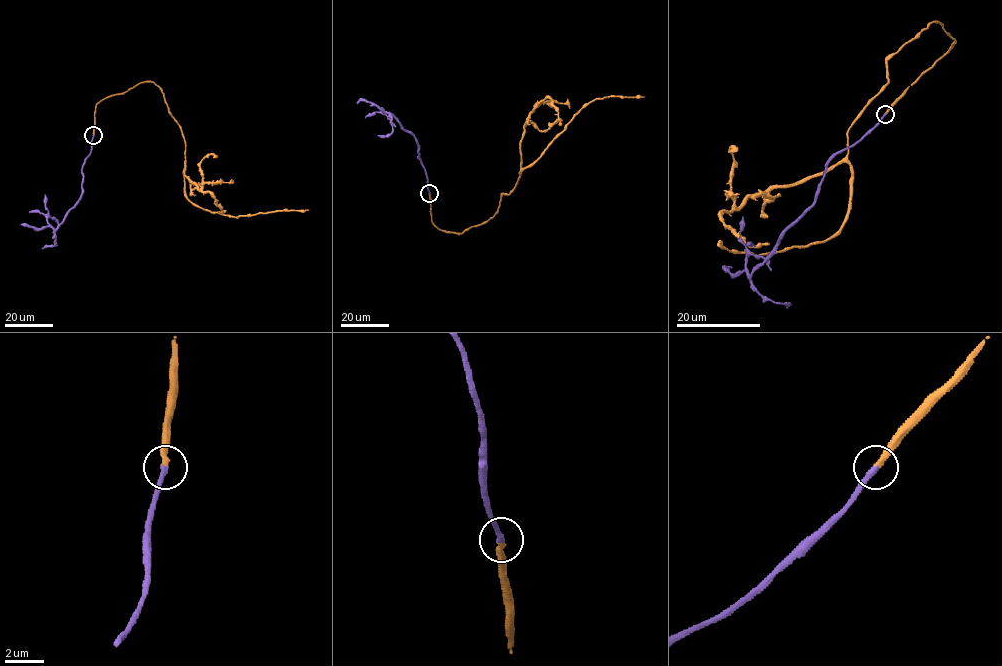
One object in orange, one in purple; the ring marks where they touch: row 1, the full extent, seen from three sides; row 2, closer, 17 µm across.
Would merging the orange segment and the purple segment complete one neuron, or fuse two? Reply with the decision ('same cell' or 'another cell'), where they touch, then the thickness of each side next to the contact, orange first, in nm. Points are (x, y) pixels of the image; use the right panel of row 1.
same cell; at (885, 114); 280 nm thick on the orange side, 280 nm on the other

